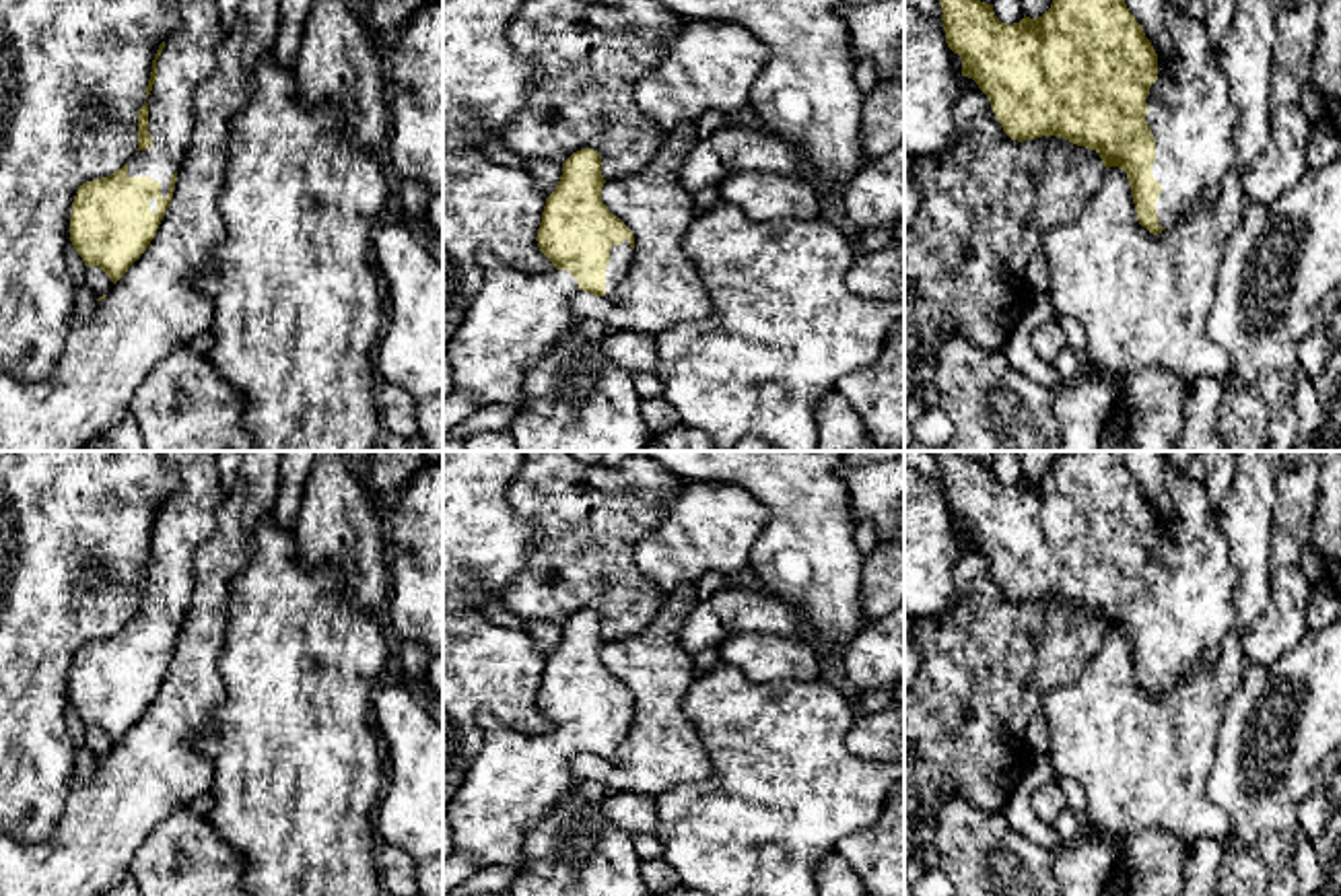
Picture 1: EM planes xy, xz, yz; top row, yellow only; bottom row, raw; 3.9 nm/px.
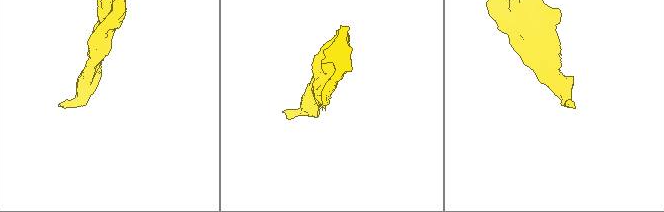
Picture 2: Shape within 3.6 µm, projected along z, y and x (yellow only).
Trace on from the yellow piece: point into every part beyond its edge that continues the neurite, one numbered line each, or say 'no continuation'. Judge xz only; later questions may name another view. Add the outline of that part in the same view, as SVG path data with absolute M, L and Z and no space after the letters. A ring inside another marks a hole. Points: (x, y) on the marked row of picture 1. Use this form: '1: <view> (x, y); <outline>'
1: xz (621, 256); M624 239L620 245L612 245L610 249L610 264L606 268L606 299L618 299L620 286L624 278L628 276L632 262L632 247L628 239Z

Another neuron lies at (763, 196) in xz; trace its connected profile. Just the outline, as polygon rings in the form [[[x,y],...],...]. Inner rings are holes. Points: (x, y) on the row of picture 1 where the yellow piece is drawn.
[[[731,173],[719,183],[719,194],[756,222],[816,220],[822,212],[822,198],[810,181],[777,173]]]

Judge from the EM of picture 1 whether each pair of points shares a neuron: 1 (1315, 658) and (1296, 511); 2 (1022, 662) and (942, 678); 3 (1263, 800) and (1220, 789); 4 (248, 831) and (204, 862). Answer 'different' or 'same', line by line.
1: different
2: same
3: same
4: different

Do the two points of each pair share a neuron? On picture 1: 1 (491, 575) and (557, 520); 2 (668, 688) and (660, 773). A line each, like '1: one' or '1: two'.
1: two
2: one

